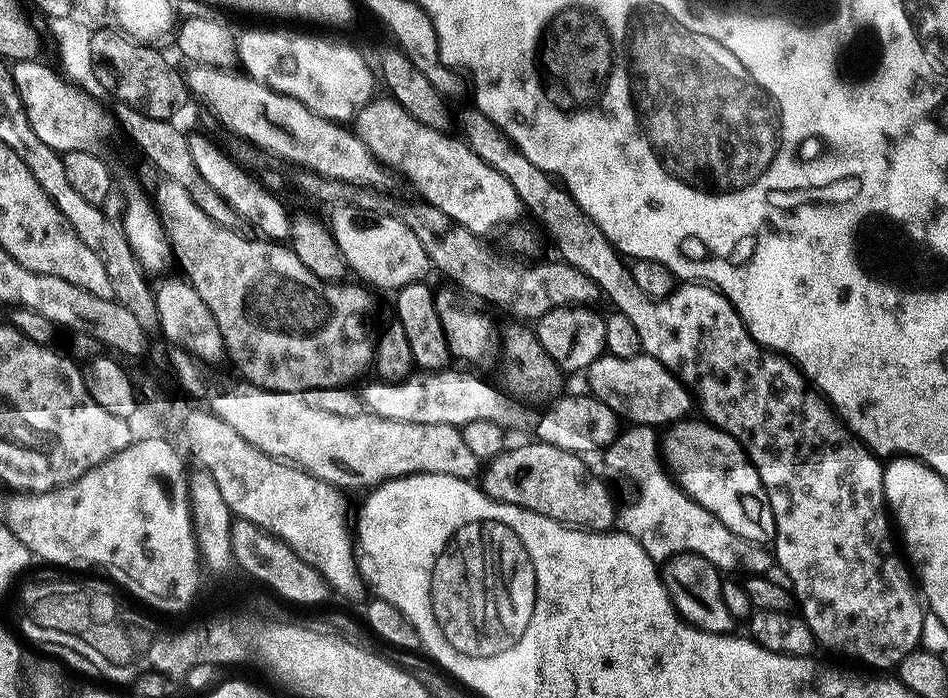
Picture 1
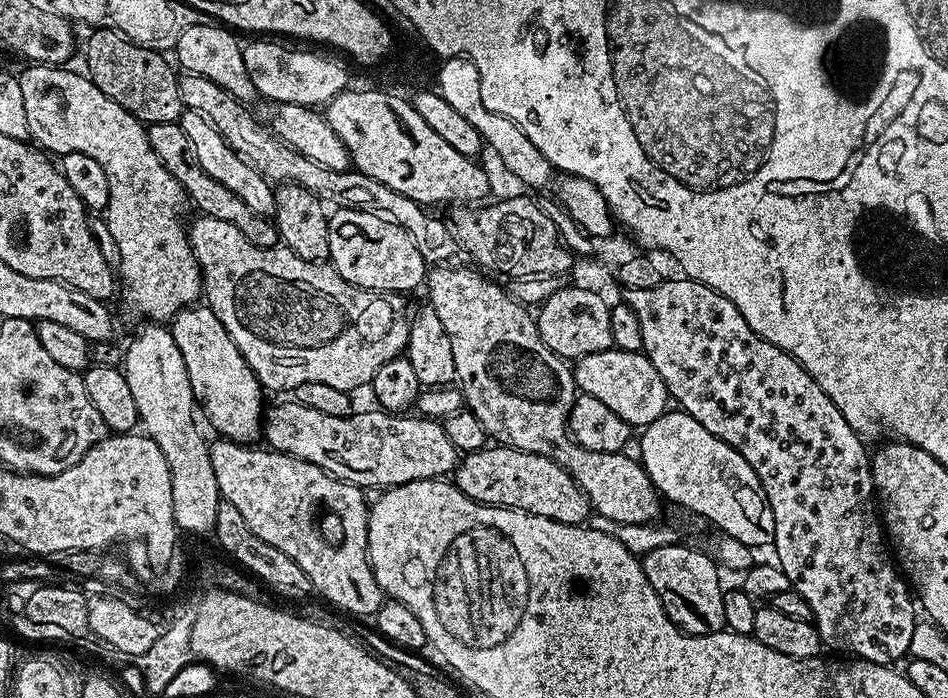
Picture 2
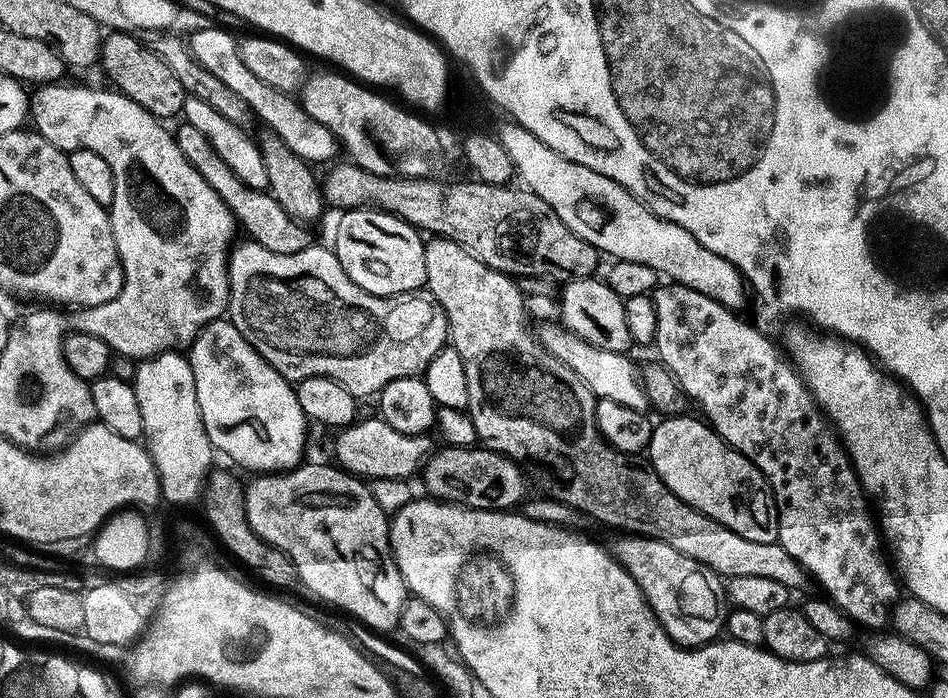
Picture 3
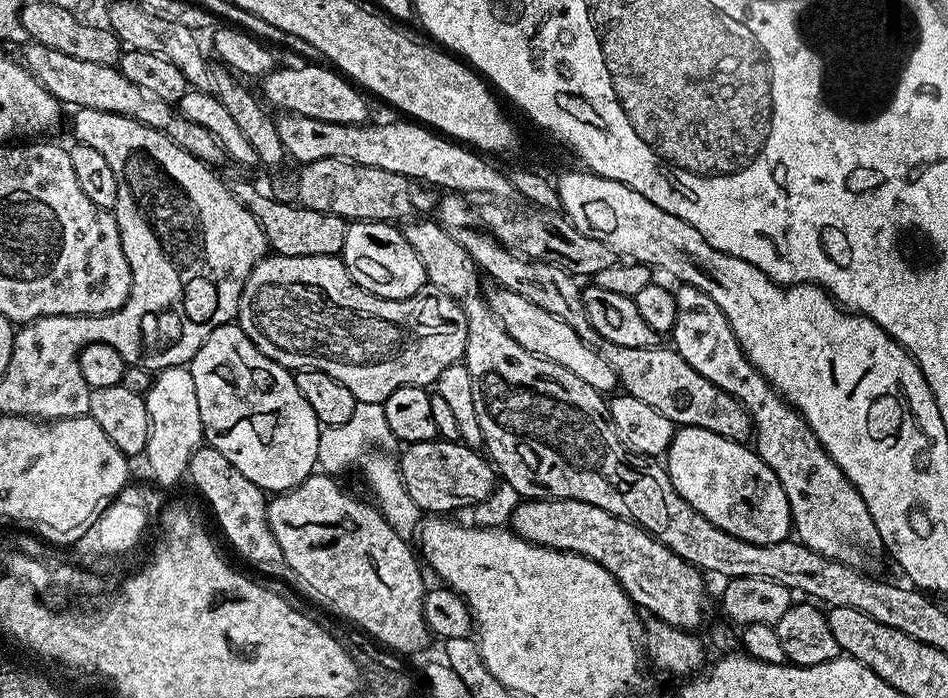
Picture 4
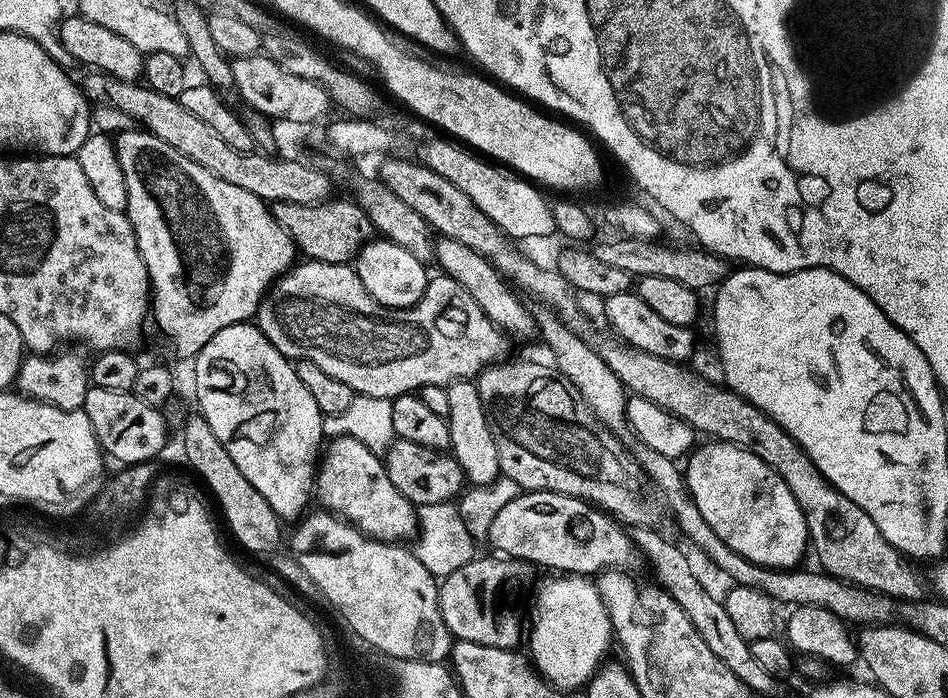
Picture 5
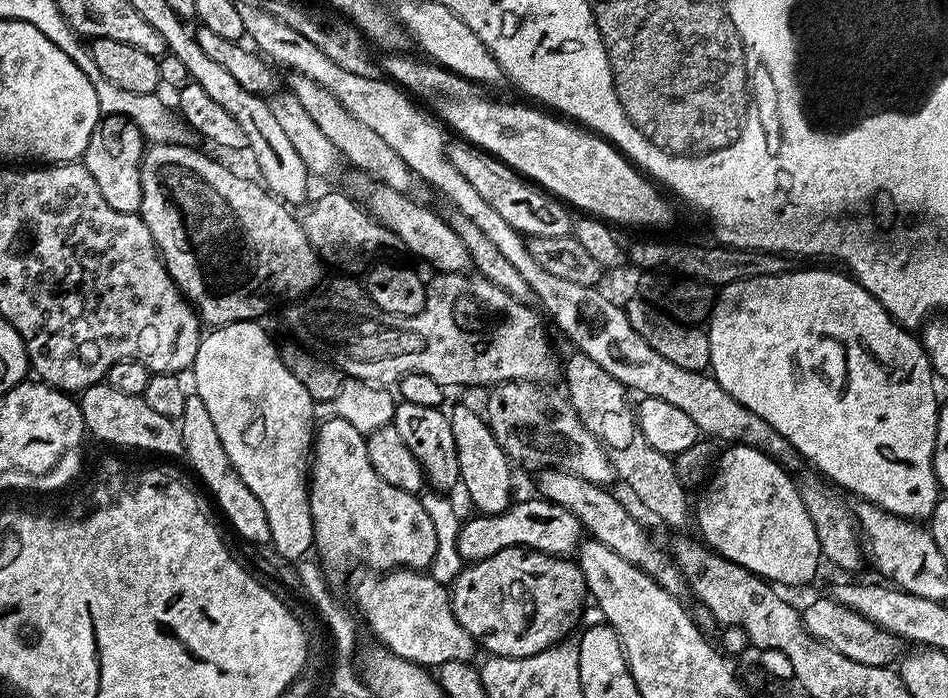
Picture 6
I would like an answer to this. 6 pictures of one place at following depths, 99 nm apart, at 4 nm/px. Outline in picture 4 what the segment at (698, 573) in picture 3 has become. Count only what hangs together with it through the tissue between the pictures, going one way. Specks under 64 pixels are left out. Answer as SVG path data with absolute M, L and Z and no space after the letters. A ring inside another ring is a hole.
M524 500L514 510L510 521L511 531L532 544L543 548L553 548L559 552L573 552L579 556L598 562L622 586L622 590L631 598L637 609L644 608L649 617L666 622L675 628L696 630L704 620L704 580L705 573L695 568L690 562L678 558L674 550L670 550L660 540L656 540L645 528L631 524L629 520L618 518L606 510L598 510L598 506L590 506L590 502L577 500Z

